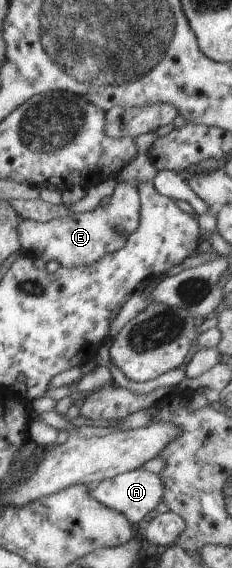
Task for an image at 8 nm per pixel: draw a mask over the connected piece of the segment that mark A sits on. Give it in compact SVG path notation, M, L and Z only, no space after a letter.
M141 467L100 482L95 488L90 489L90 493L102 505L124 514L133 525L141 526L153 513L162 508L164 482L159 474Z

